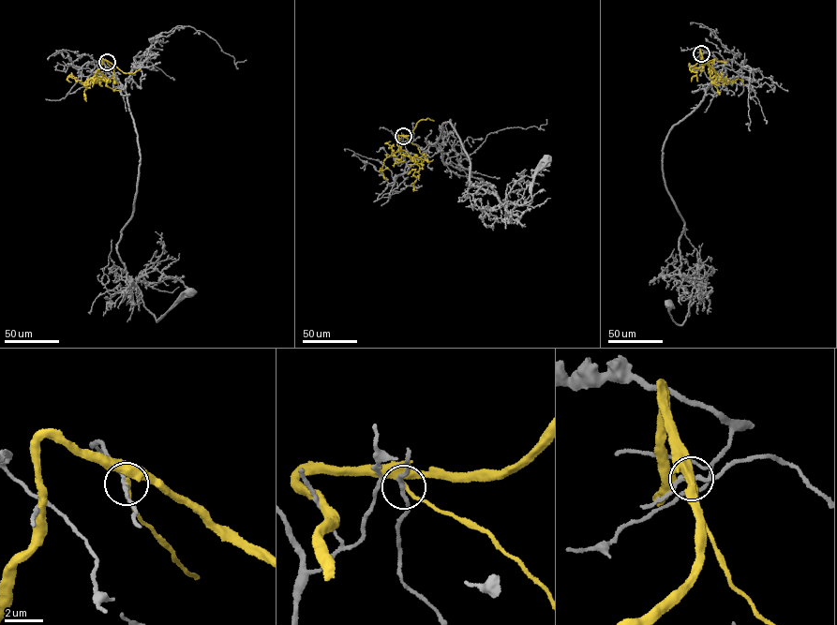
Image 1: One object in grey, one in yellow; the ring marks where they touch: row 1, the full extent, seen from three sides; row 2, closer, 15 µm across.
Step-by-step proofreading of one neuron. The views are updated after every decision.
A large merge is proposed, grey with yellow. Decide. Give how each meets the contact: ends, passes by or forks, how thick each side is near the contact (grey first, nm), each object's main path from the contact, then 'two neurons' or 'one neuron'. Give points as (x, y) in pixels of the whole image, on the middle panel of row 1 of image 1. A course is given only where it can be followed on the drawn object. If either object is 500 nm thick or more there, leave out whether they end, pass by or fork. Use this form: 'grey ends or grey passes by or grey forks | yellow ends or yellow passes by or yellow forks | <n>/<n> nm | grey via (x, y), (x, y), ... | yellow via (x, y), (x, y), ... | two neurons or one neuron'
grey passes by | yellow passes by | 220/220 nm | grey via (403, 136), (406, 162), (450, 123), (470, 163), (470, 186), (504, 205), (531, 200), (545, 159) | yellow via (403, 136), (397, 136), (400, 148), (414, 159), (420, 169), (413, 186), (417, 190) | two neurons

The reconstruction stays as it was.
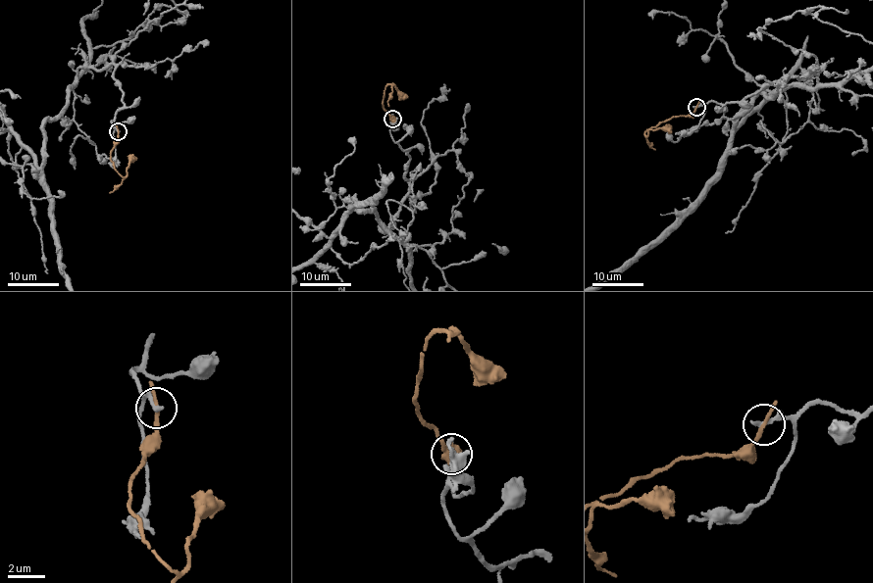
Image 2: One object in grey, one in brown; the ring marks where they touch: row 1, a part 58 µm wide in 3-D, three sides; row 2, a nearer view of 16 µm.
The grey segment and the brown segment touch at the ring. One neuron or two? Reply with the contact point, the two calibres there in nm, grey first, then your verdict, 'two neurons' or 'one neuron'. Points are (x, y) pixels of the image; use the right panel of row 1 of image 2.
at (696, 107); 260 nm thick on the grey side, 190 nm on the other; two neurons

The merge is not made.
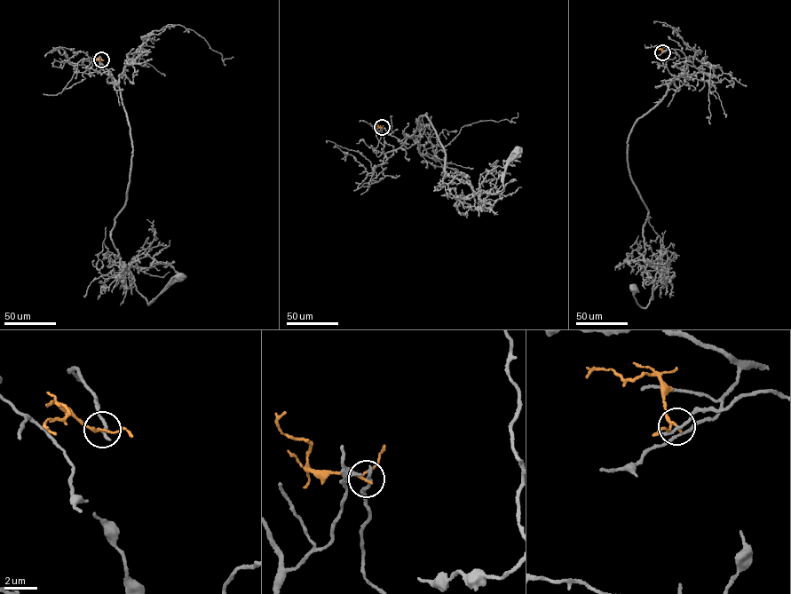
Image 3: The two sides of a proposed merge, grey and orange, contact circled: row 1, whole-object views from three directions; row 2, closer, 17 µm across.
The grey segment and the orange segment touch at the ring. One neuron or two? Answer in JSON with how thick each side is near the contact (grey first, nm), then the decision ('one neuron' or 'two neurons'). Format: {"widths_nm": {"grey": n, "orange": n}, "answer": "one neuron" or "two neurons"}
{"widths_nm": {"grey": 260, "orange": 150}, "answer": "two neurons"}

